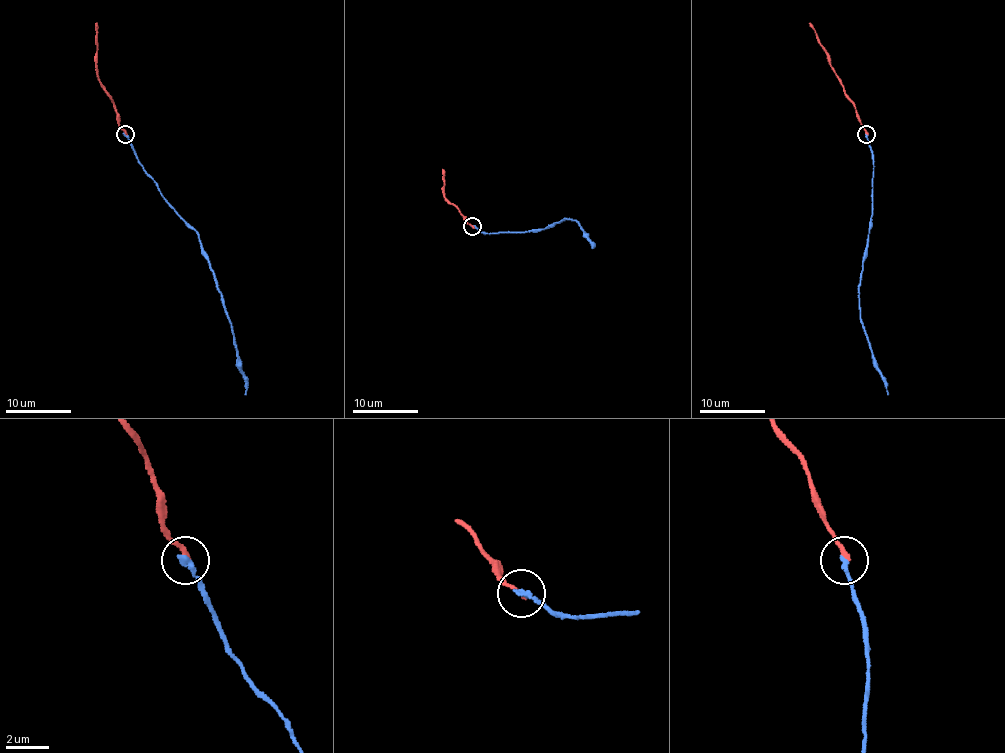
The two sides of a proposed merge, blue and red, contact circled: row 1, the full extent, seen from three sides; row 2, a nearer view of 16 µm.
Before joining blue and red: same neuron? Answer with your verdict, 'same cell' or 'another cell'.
same cell

